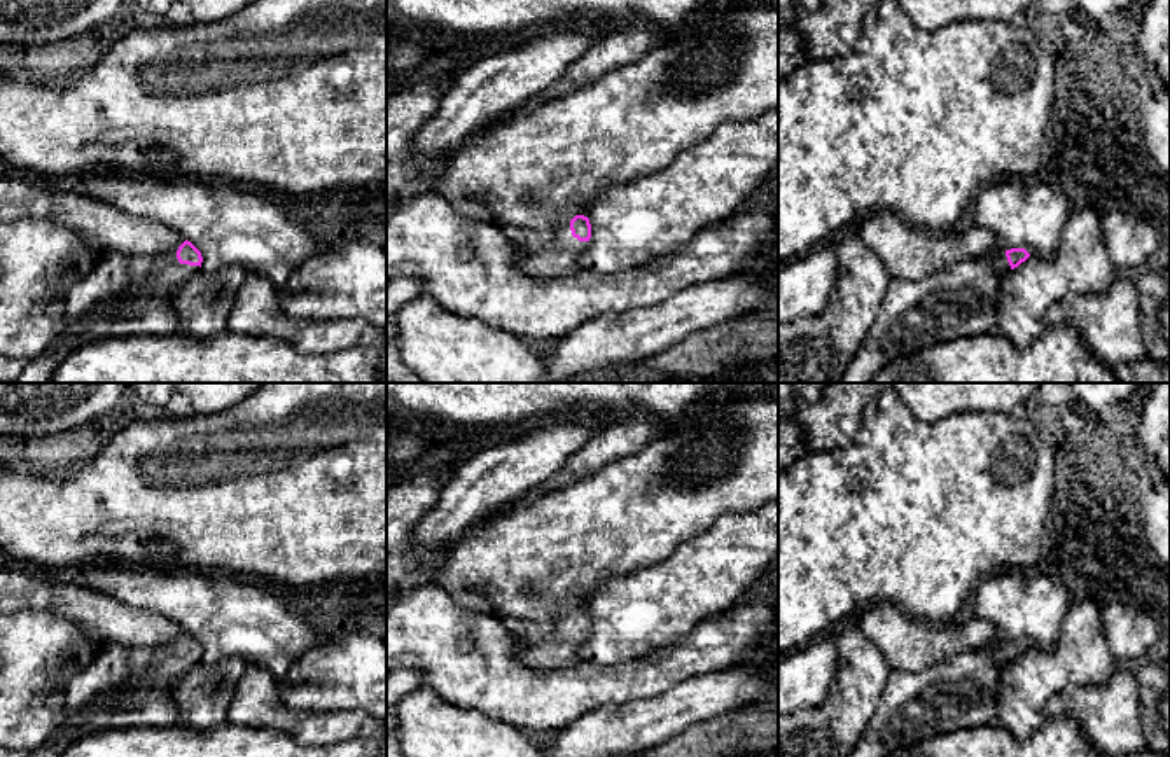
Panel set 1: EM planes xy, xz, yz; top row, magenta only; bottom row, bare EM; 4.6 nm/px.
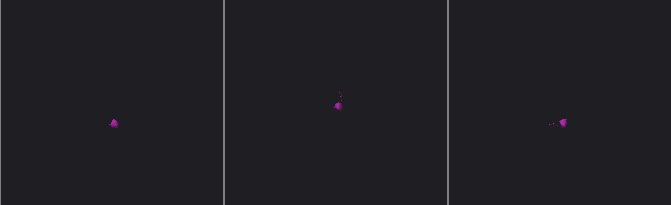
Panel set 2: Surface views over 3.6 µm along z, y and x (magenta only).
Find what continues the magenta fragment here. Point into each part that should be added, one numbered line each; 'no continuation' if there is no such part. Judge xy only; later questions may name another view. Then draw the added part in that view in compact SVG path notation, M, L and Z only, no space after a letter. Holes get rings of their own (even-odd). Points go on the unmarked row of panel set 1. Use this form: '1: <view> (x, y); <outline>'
1: xy (123, 686); M177 642L103 647L68 682L61 726L26 757L61 757L72 743L100 731L177 726L175 682L199 663L180 656Z

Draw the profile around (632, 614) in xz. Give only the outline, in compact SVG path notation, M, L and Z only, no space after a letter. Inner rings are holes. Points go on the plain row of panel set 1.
M778 502L754 514L721 516L665 559L614 575L598 586L588 605L591 629L579 645L581 661L623 664L675 642L701 619L729 610L777 558Z

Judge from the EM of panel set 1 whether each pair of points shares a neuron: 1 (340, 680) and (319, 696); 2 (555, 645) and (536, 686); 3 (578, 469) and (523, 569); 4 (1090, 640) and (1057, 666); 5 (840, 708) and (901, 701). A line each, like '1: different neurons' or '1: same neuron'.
1: same neuron
2: different neurons
3: different neurons
4: same neuron
5: different neurons

